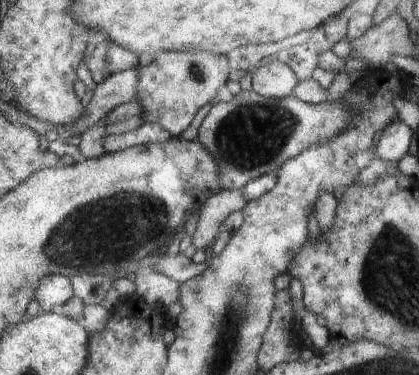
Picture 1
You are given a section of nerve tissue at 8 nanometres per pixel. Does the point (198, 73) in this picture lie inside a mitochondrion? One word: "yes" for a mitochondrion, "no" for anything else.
yes

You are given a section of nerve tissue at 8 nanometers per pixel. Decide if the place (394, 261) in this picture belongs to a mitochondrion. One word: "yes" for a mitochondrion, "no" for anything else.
yes

